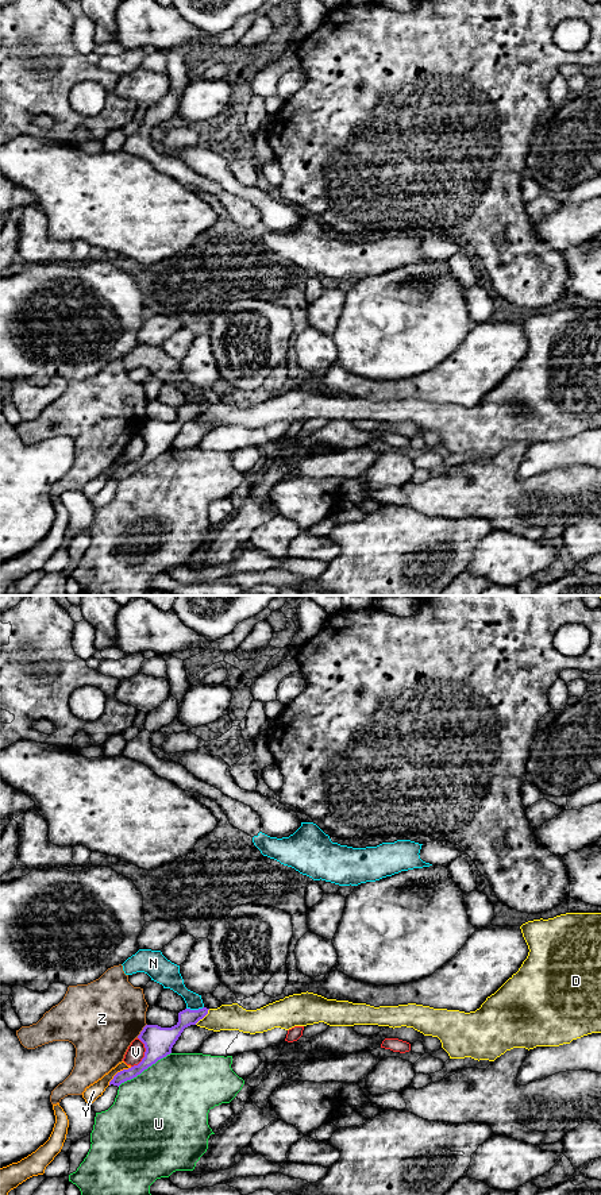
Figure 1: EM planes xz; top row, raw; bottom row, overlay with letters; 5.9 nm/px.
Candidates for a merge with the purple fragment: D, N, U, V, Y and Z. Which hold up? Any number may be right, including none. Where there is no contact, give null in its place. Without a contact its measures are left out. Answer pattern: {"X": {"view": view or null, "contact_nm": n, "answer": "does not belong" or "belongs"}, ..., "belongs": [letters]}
{"D": {"view": "xz", "contact_nm": 130, "answer": "does not belong"}, "N": {"view": "xz", "contact_nm": 110, "answer": "does not belong"}, "U": {"view": "xz", "contact_nm": 380, "answer": "does not belong"}, "V": {"view": "xz", "contact_nm": 190, "answer": "does not belong"}, "Y": {"view": "xz", "contact_nm": 180, "answer": "does not belong"}, "Z": {"view": "xz", "contact_nm": 110, "answer": "does not belong"}, "belongs": []}

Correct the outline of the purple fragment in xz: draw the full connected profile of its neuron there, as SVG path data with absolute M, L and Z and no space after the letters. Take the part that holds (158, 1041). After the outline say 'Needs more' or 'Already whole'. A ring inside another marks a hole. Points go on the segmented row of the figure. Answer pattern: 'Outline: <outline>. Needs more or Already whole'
Outline: M207 1007L199 1010L185 1009L178 1013L178 1022L172 1028L161 1028L158 1025L146 1025L138 1038L145 1044L145 1057L138 1065L117 1072L109 1082L109 1086L120 1086L140 1075L145 1069L155 1064L158 1060L172 1053L172 1048L185 1028L196 1025L208 1014Z. Already whole

